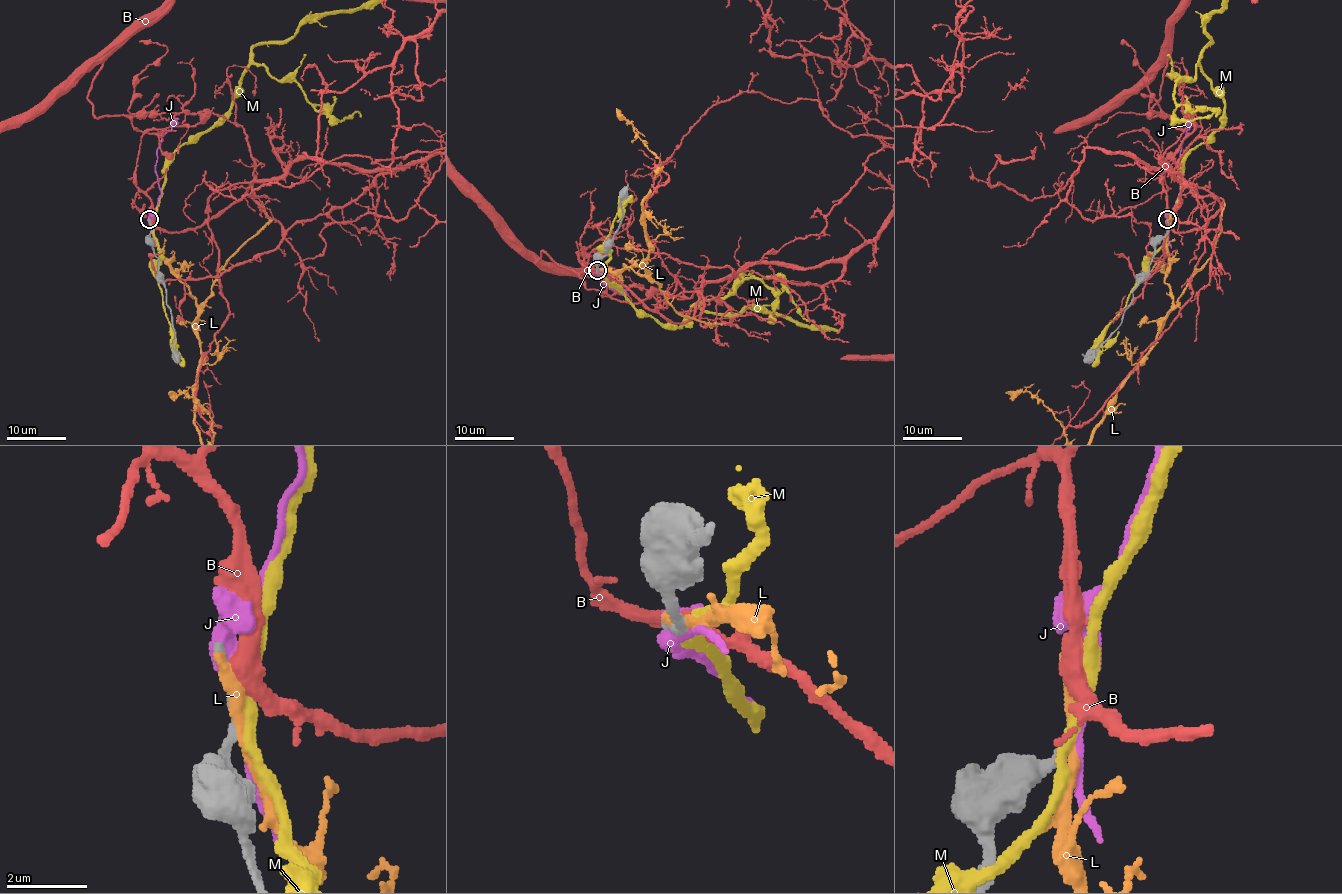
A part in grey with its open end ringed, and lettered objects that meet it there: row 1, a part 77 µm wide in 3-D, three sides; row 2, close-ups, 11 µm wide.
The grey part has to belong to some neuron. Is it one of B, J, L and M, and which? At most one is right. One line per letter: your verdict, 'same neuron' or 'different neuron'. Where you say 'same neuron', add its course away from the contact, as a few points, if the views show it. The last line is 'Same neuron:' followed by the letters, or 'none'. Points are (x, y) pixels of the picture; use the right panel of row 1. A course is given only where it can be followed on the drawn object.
B: different neuron
J: different neuron
L: different neuron
M: different neuron
Same neuron: none

